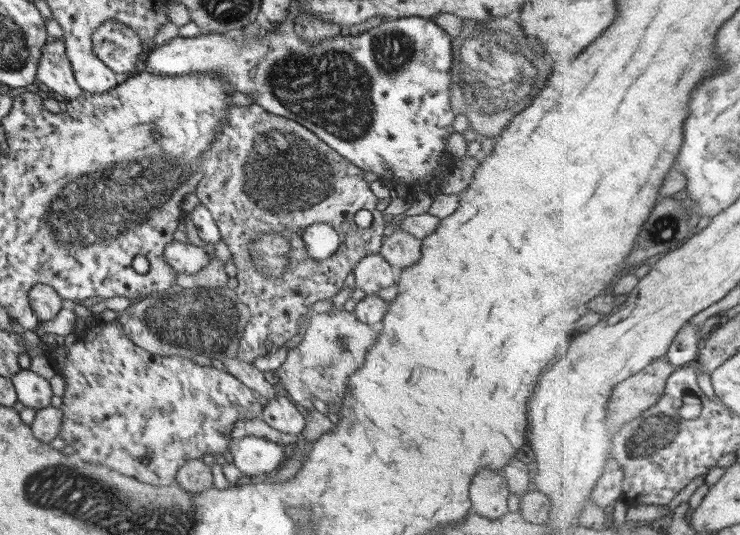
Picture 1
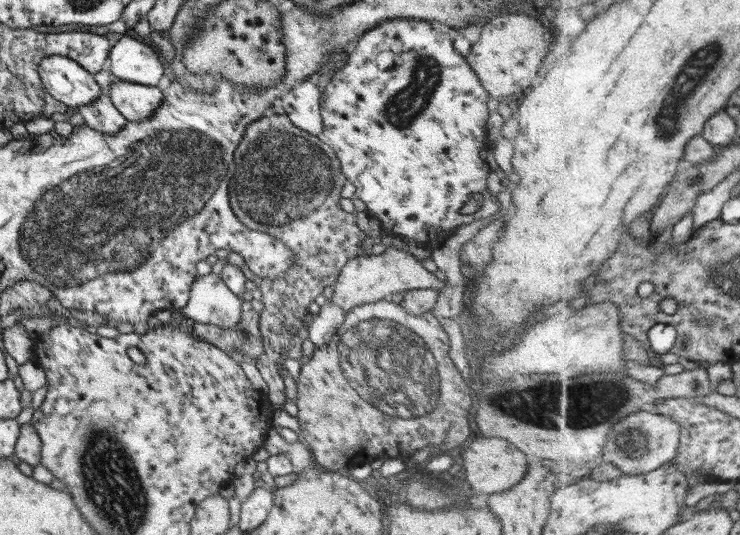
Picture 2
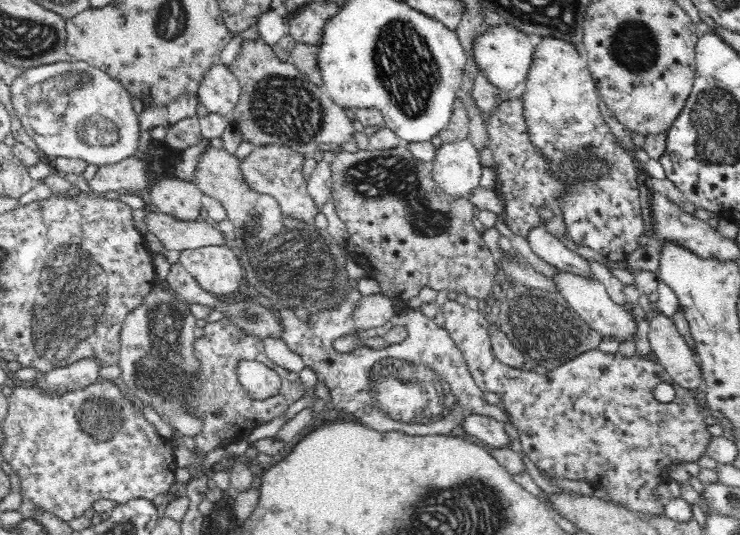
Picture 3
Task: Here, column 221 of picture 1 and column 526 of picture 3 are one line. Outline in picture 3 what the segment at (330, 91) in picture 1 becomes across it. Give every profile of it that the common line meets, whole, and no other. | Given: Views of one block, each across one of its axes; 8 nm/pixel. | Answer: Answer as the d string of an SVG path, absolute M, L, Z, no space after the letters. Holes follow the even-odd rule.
M506 23L496 26L496 28L489 26L488 30L477 35L474 57L479 70L482 70L490 82L499 90L508 92L527 80L534 52L540 41L539 35L530 36Z

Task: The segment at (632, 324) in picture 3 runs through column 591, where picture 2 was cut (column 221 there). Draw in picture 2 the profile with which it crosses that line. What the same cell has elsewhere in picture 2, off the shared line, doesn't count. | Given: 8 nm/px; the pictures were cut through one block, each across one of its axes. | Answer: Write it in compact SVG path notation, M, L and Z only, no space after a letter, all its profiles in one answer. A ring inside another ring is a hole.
M211 272L194 279L189 302L181 312L195 322L218 325L224 329L237 328L241 322L241 303L239 296Z

